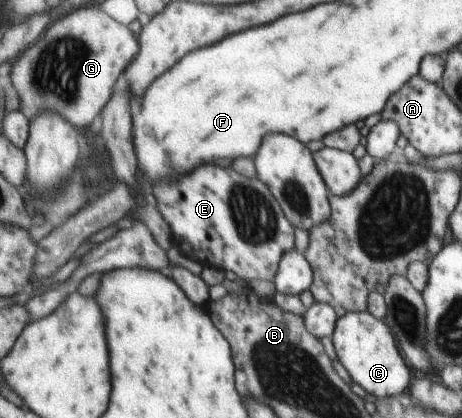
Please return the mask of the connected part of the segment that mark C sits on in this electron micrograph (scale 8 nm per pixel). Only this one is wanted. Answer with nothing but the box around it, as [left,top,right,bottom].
[331,310,410,399]

